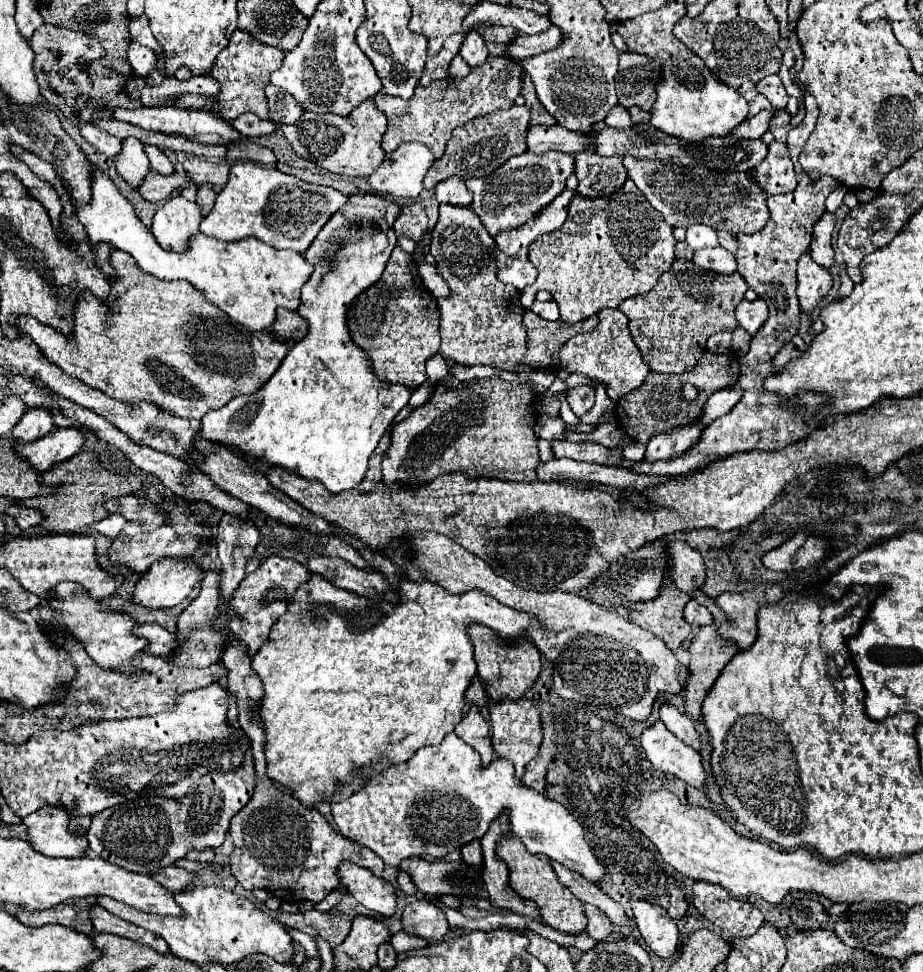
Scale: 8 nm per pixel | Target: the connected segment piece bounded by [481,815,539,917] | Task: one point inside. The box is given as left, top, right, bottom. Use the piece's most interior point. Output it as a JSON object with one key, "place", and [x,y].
{"place":[495,873]}

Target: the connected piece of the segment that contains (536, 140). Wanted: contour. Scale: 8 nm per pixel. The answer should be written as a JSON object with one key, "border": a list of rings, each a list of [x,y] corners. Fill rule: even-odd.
{"border":[[[531,125],[527,129],[527,149],[533,153],[545,153],[549,149],[563,151],[563,153],[579,153],[585,149],[591,149],[593,141],[587,135],[573,133],[561,125],[543,127],[543,125]]]}

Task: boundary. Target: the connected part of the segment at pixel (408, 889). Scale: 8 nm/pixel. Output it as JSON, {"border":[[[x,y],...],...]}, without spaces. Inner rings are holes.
{"border":[[[398,870],[396,880],[398,886],[409,896],[414,896],[416,892],[416,886],[412,881],[411,877],[404,871]]]}

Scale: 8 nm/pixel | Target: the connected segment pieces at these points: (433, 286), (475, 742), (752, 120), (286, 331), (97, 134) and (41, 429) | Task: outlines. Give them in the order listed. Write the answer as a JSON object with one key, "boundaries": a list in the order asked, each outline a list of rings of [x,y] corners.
{"boundaries":[[[[421,263],[421,281],[423,285],[435,295],[435,297],[449,297],[449,289],[447,289],[447,283],[443,283],[441,275],[439,275],[439,269],[437,265],[431,265],[431,263]]],[[[471,707],[461,723],[455,727],[455,735],[461,737],[465,743],[469,743],[479,755],[481,755],[481,763],[487,767],[493,759],[493,747],[491,747],[491,737],[489,737],[489,725],[485,723],[485,719],[481,717],[477,707]]],[[[761,111],[755,117],[749,117],[741,125],[737,125],[731,131],[731,137],[735,137],[735,139],[759,139],[769,129],[769,121],[771,121],[771,113]]],[[[279,309],[277,319],[271,325],[269,333],[273,333],[273,337],[277,337],[281,343],[287,343],[287,347],[291,347],[295,341],[305,337],[307,325],[305,325],[305,321],[301,321],[301,317],[297,317],[297,313]]],[[[83,125],[81,127],[81,135],[101,153],[105,153],[107,157],[115,157],[121,151],[121,139],[103,131],[97,125]]],[[[35,407],[29,409],[25,417],[21,417],[17,429],[13,429],[11,435],[23,443],[31,443],[37,437],[43,437],[49,431],[53,431],[53,427],[53,413],[47,407]]]]}

